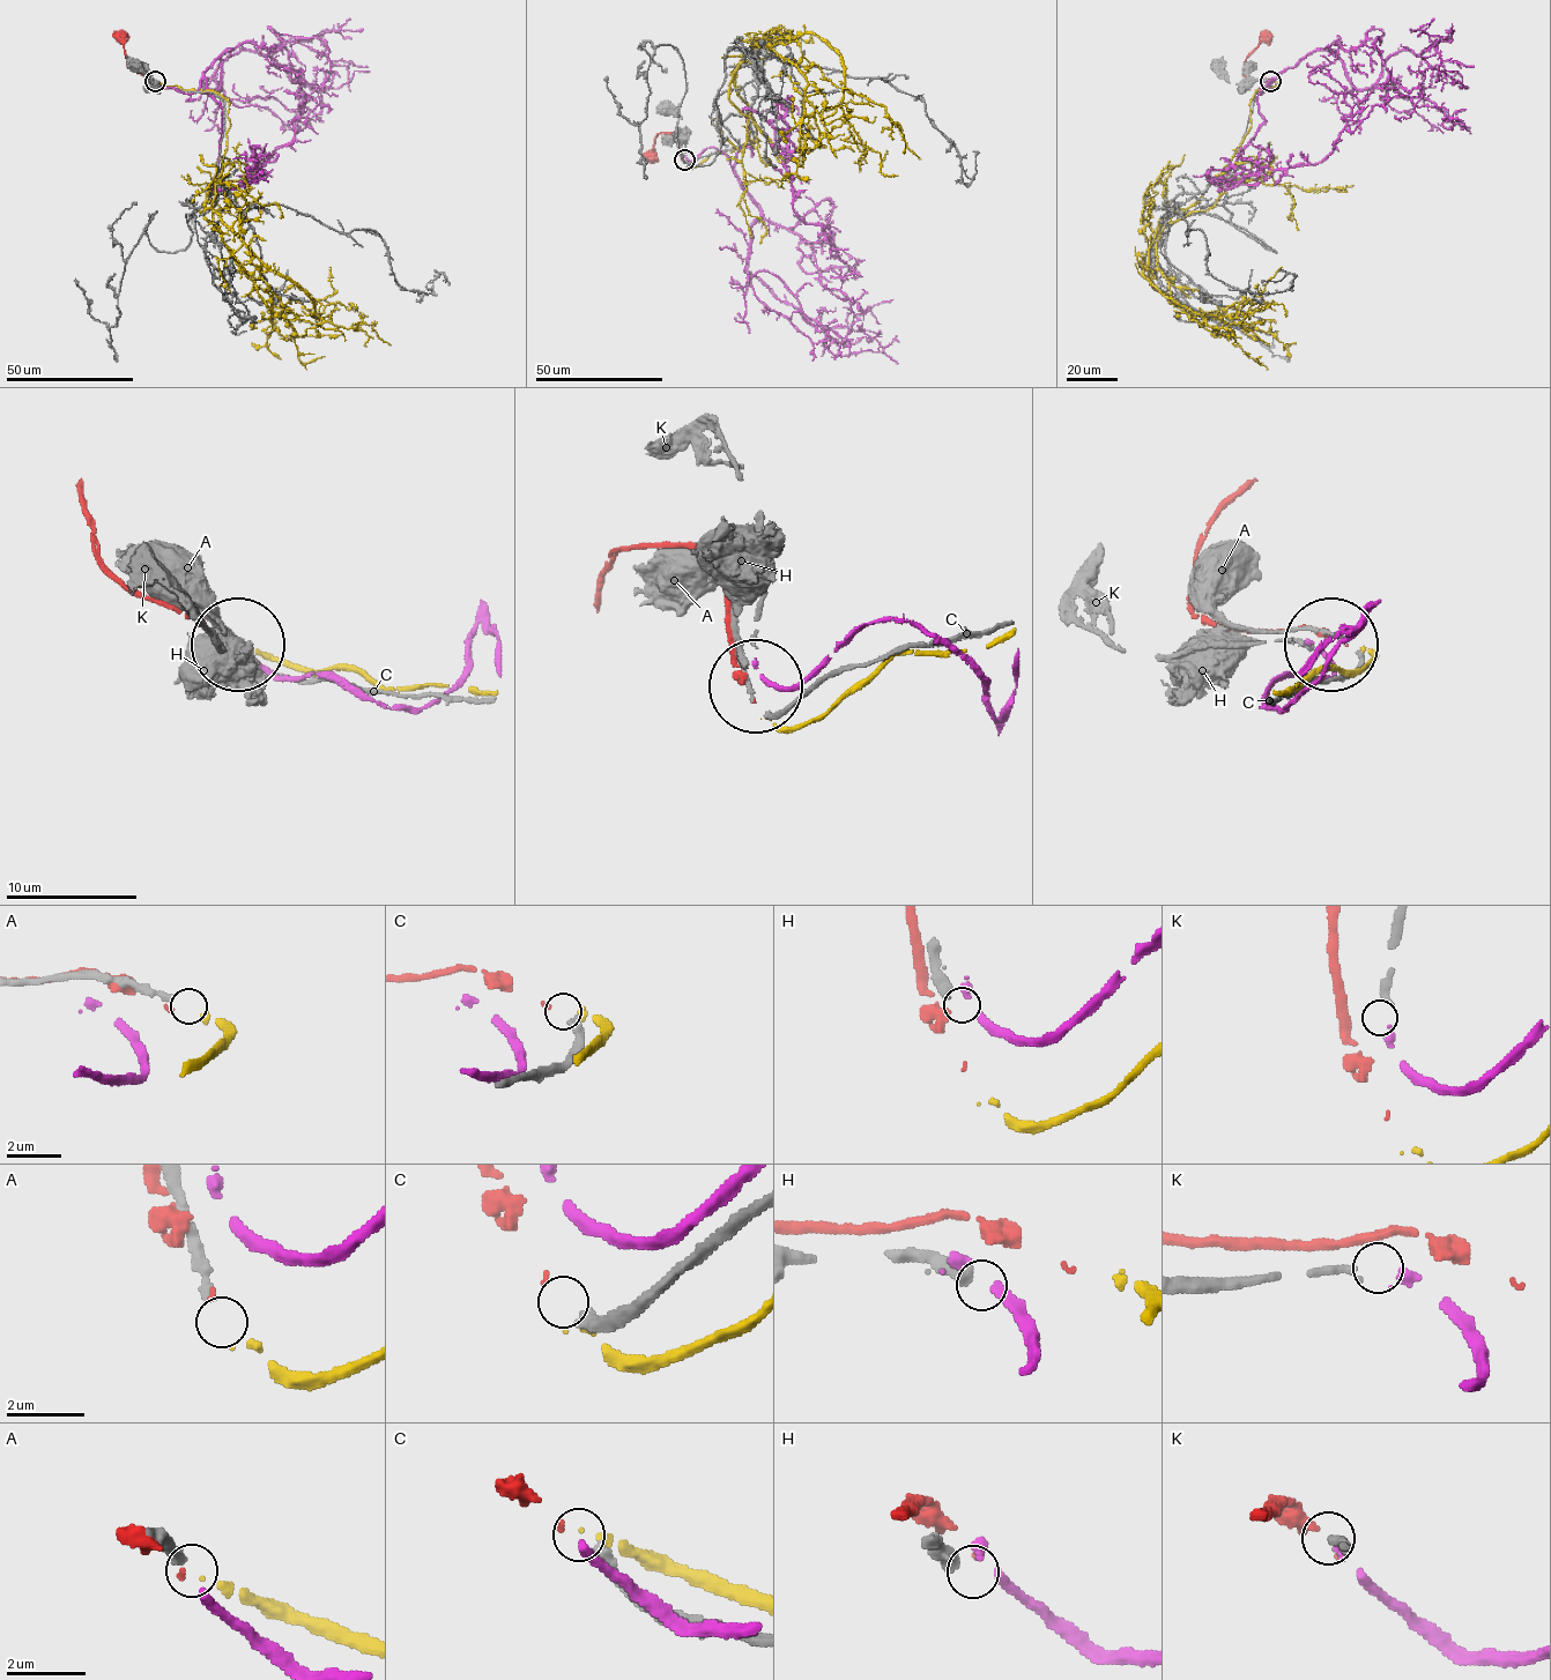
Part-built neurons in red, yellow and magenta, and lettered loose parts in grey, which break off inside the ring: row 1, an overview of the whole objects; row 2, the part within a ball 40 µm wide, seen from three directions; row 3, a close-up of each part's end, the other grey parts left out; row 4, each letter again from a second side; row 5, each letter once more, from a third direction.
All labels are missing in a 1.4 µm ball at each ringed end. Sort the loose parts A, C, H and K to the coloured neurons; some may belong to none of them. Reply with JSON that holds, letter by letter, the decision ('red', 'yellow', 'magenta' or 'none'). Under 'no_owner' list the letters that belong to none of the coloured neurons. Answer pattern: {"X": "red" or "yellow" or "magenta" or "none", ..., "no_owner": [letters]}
{"A": "yellow", "C": "red", "H": "none", "K": "magenta", "no_owner": ["H"]}

